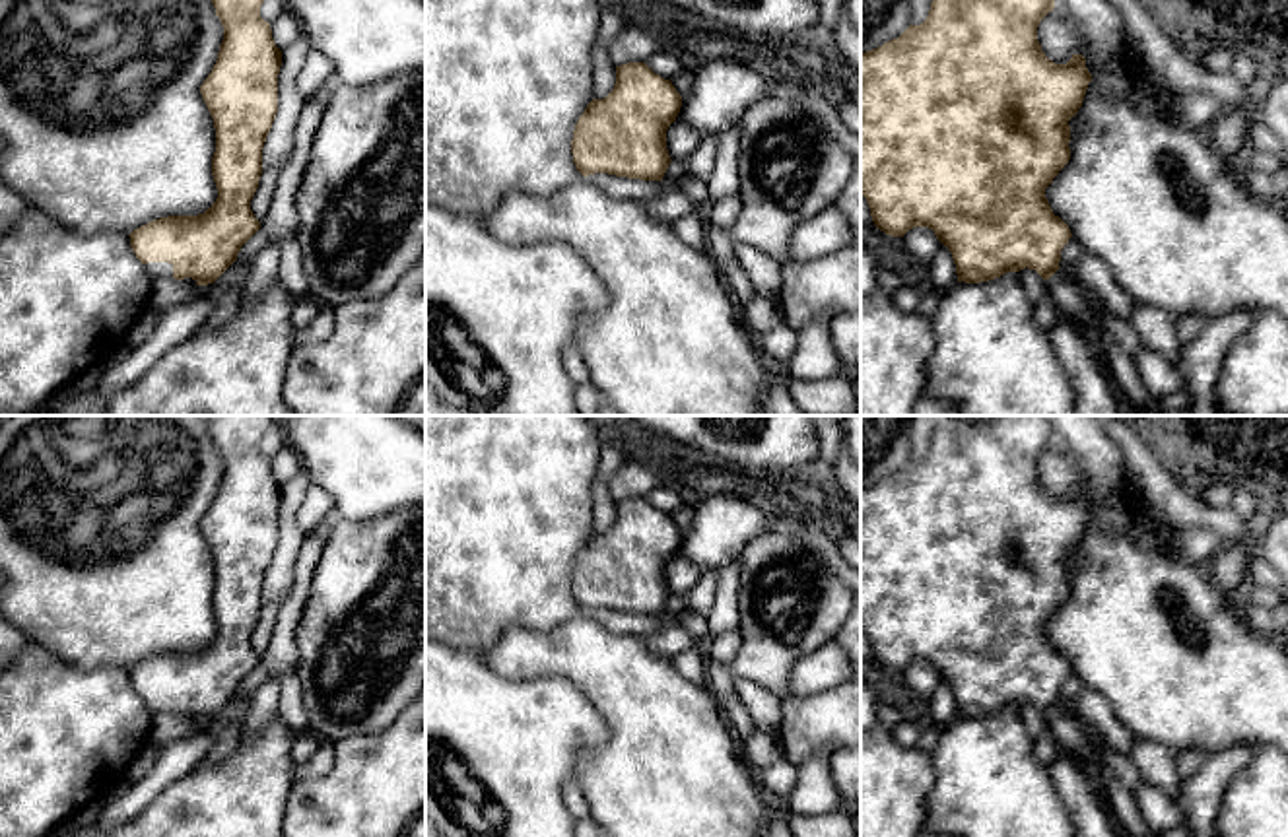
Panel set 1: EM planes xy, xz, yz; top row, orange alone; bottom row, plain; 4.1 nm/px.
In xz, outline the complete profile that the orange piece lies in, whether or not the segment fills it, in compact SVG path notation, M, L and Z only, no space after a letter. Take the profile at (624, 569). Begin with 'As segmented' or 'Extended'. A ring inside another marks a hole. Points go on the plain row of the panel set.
As segmented. M645 497L616 501L614 524L604 534L593 534L579 552L571 588L583 612L608 608L616 612L662 616L670 590L666 585L666 565L676 555L682 530L670 515L655 509Z

